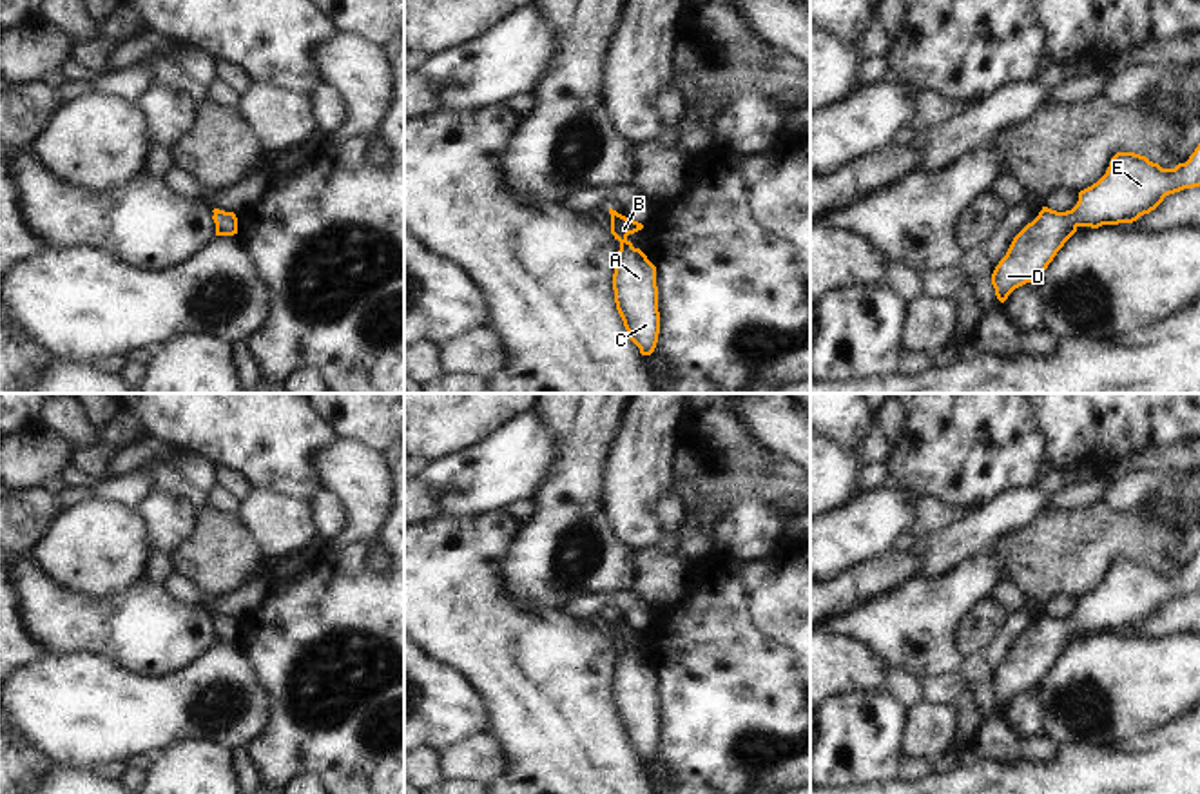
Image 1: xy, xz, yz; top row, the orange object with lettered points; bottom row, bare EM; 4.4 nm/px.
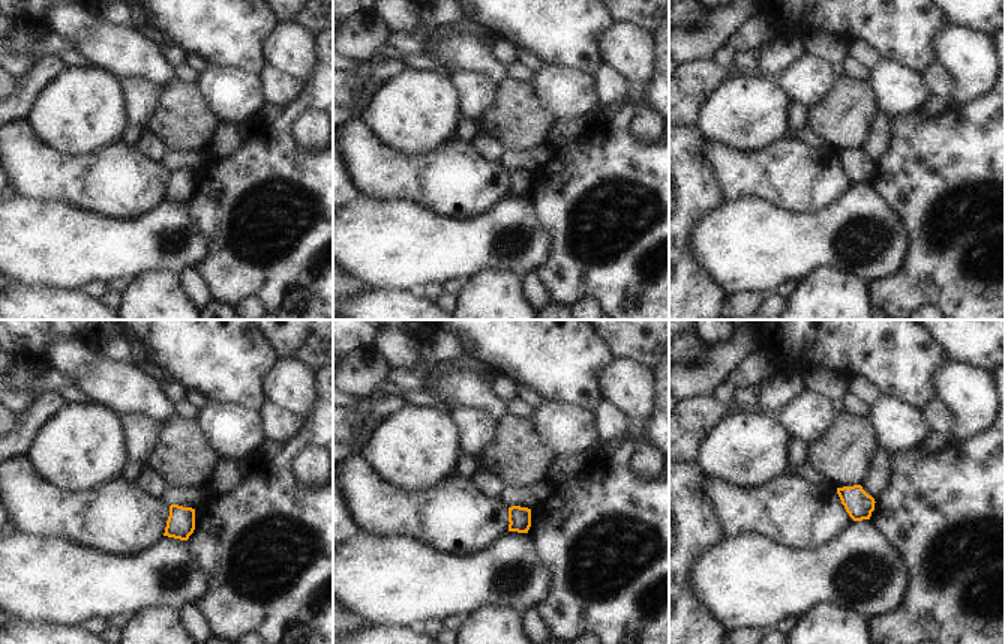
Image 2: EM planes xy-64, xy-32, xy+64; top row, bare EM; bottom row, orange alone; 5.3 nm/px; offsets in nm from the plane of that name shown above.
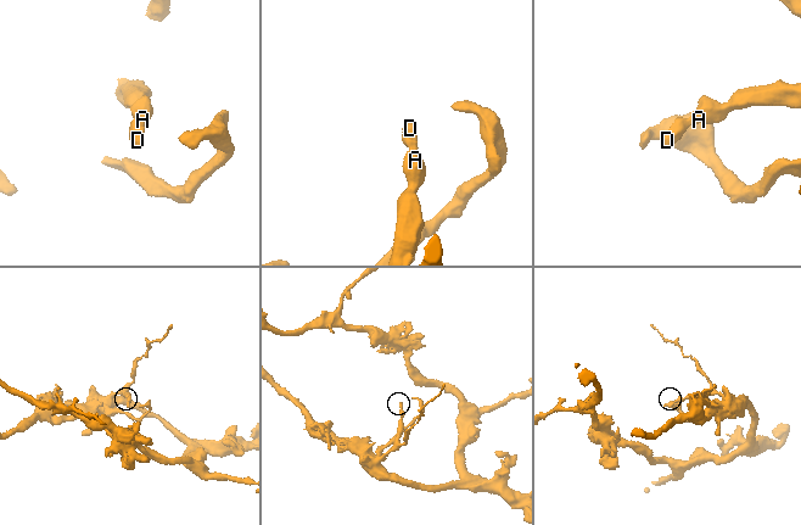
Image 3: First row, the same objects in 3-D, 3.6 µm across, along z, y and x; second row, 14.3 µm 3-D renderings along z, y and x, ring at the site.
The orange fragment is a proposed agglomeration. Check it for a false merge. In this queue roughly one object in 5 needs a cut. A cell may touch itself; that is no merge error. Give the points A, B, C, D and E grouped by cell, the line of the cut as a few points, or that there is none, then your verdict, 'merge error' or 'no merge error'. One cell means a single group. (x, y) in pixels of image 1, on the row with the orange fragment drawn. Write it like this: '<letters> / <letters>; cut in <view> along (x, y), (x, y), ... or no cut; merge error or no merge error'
A B C D E; no cut; no merge error

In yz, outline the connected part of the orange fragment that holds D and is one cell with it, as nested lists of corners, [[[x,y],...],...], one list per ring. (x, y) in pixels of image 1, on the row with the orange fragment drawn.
[[[1200,143],[1189,160],[1175,169],[1162,169],[1158,163],[1135,152],[1117,152],[1106,174],[1079,192],[1079,201],[1071,210],[1057,212],[1042,207],[1039,216],[1013,237],[1006,256],[992,274],[997,299],[1004,303],[1015,288],[1039,279],[1079,227],[1098,228],[1102,225],[1133,223],[1155,210],[1166,196],[1193,187],[1200,187]]]

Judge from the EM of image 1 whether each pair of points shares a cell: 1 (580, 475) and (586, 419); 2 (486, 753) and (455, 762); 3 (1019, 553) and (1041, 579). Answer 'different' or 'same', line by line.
1: same
2: same
3: same

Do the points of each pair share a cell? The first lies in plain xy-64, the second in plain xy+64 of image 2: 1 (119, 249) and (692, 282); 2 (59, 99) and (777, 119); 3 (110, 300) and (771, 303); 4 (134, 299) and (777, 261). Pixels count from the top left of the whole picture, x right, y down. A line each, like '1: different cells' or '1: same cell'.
1: different cells
2: same cell
3: same cell
4: different cells

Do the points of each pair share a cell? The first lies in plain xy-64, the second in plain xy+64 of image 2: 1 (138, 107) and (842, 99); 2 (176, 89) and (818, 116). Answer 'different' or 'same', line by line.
1: different
2: same

